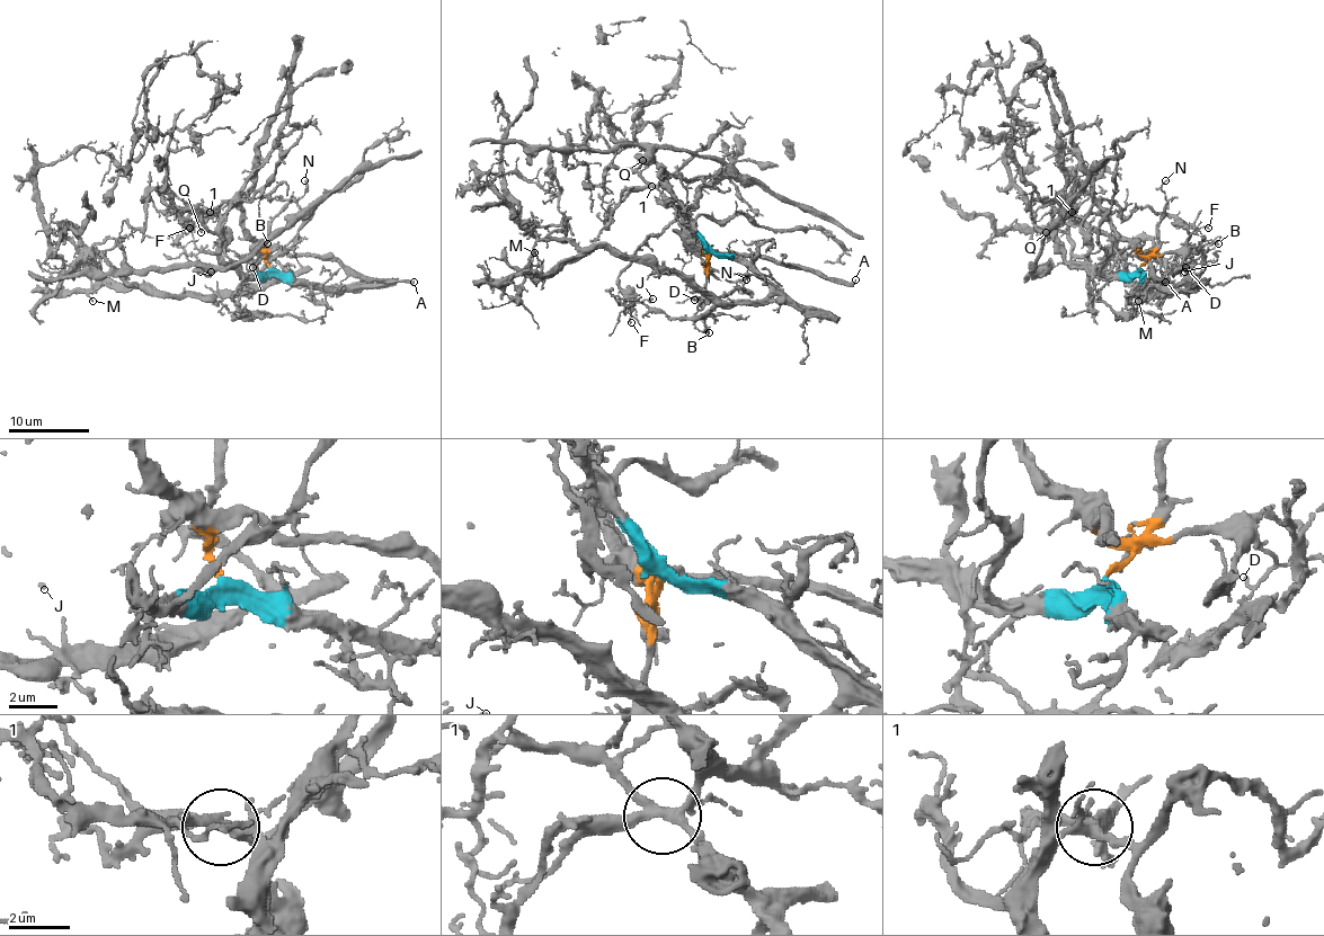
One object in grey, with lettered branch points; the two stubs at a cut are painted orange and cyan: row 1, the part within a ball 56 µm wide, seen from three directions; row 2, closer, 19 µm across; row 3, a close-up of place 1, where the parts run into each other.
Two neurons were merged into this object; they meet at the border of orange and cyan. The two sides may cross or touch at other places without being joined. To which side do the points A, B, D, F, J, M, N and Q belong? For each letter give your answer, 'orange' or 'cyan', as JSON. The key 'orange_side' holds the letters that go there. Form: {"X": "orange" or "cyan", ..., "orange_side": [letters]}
{"A": "orange", "B": "cyan", "D": "orange", "F": "orange", "J": "orange", "M": "cyan", "N": "orange", "Q": "orange", "orange_side": ["A", "D", "F", "J", "N", "Q"]}

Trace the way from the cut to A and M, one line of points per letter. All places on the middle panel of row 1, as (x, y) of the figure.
A: (709, 252), (709, 260), (708, 255), (726, 252), (770, 257), (849, 283), (854, 278)
M: (711, 252), (746, 263), (770, 293), (713, 301), (604, 248), (540, 273), (534, 252)

